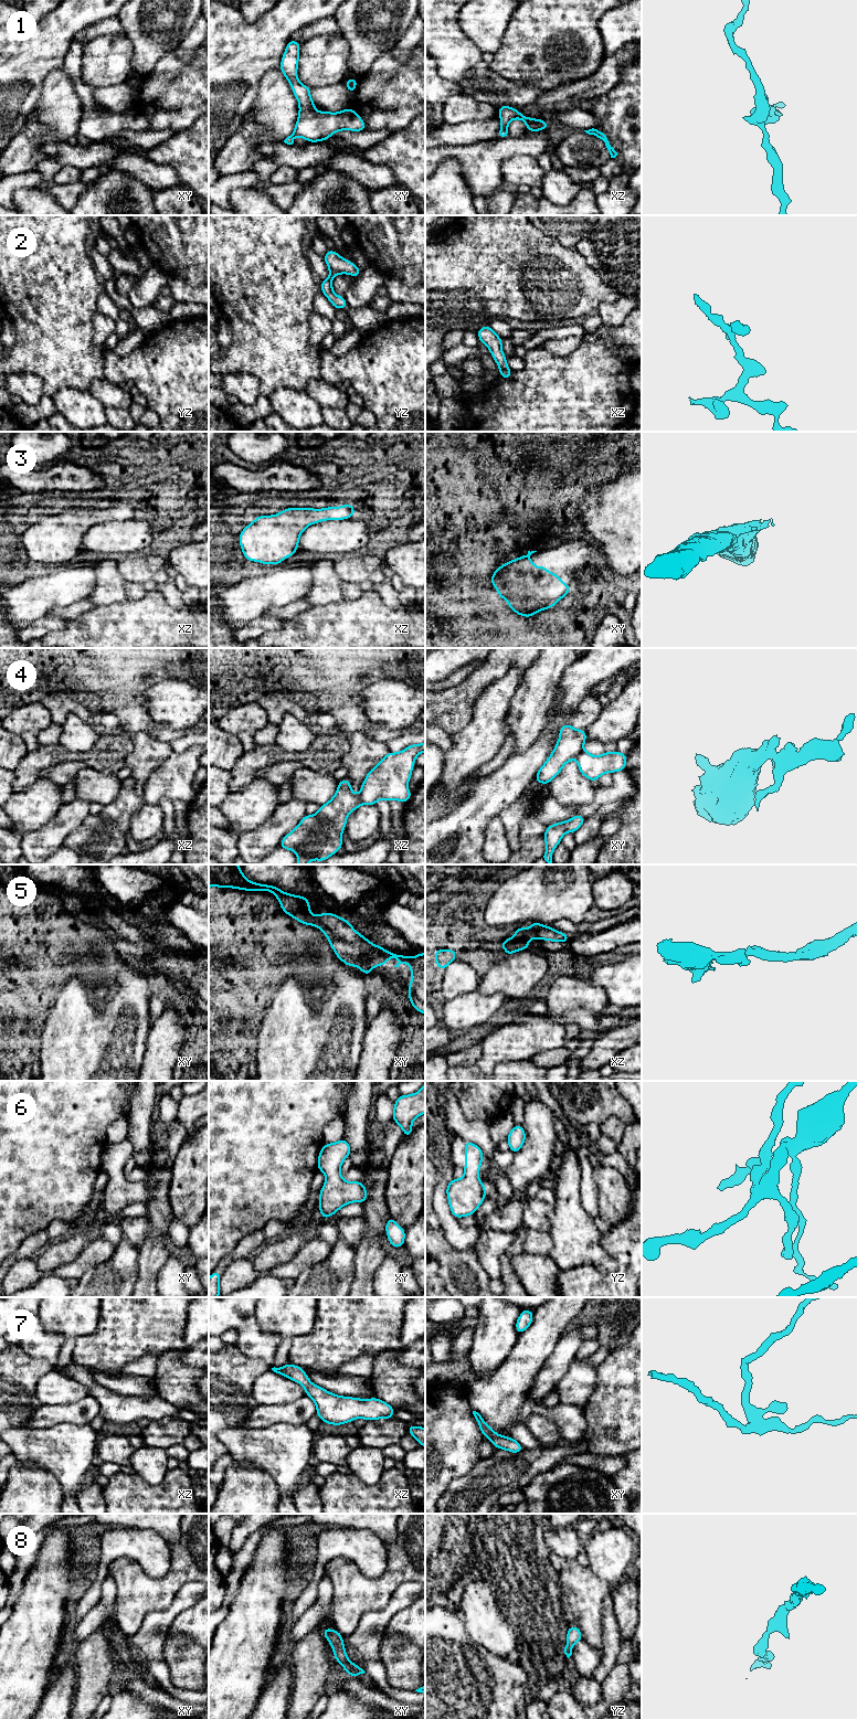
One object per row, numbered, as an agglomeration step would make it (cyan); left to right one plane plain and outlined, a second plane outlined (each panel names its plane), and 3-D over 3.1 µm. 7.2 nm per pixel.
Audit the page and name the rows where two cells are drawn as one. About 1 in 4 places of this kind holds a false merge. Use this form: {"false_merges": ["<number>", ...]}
{"false_merges": ["4"]}

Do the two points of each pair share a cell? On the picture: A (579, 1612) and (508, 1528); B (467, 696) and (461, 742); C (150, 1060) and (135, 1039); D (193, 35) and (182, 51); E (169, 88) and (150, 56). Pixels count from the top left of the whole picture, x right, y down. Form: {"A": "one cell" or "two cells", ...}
{"A": "two cells", "B": "two cells", "C": "two cells", "D": "one cell", "E": "two cells"}

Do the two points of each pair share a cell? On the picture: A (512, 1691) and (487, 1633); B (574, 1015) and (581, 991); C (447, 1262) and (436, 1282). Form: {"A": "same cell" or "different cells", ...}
{"A": "different cells", "B": "different cells", "C": "different cells"}

